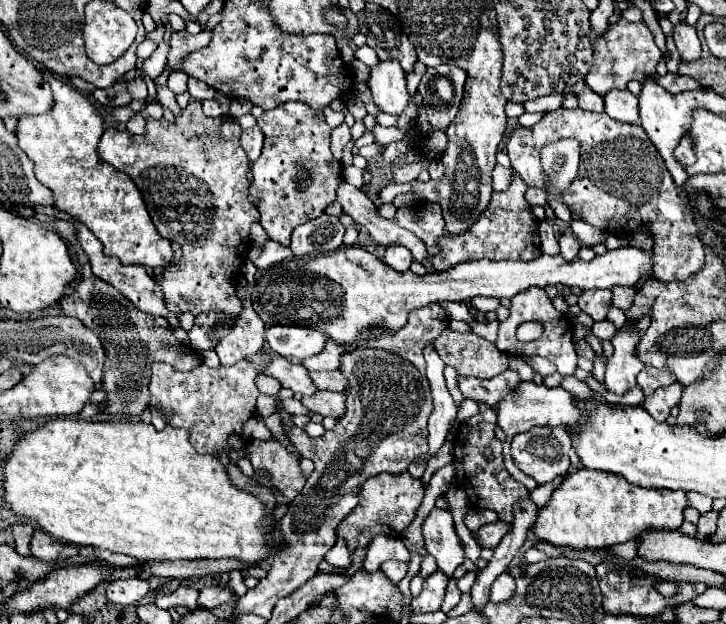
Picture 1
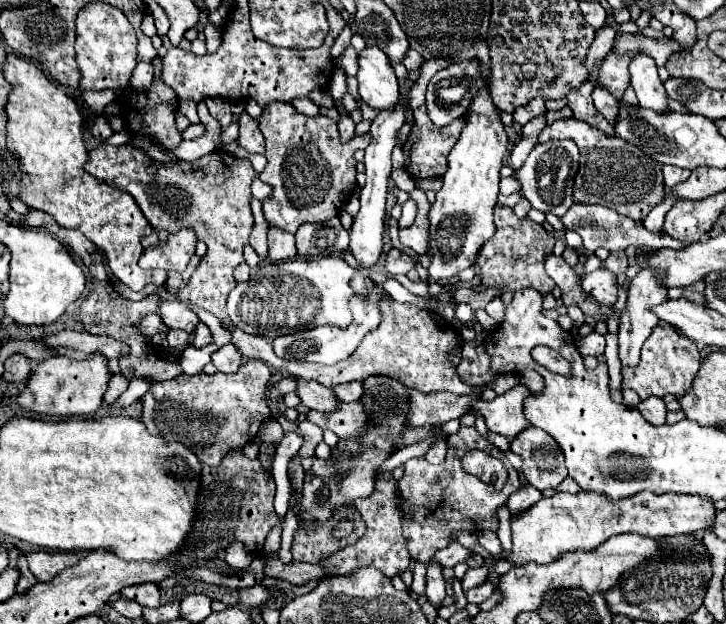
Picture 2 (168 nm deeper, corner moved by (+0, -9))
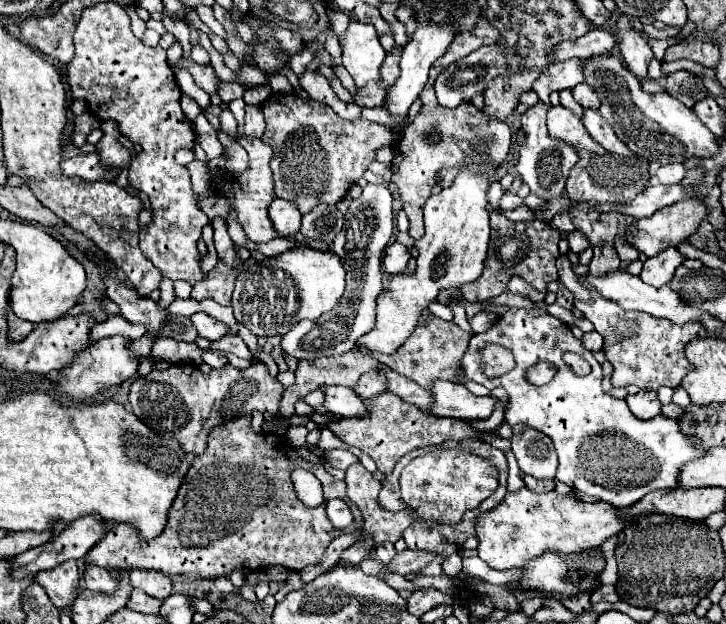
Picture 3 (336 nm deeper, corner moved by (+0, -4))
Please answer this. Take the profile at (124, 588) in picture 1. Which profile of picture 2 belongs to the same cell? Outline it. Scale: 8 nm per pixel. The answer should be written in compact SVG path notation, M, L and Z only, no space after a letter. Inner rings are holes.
M141 583L141 585L129 585L121 591L123 597L137 601L145 607L159 607L161 605L161 593L157 583Z

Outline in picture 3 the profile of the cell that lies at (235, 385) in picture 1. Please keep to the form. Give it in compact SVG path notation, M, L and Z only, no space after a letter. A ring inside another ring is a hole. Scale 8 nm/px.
M251 362L251 366L245 370L225 366L211 370L209 374L201 372L193 364L175 364L163 372L153 370L145 378L137 378L131 384L129 402L133 414L153 428L153 432L173 436L185 448L185 452L203 454L207 450L209 432L233 418L253 414L255 410L261 414L271 412L277 418L281 396L281 384L269 374L263 362Z

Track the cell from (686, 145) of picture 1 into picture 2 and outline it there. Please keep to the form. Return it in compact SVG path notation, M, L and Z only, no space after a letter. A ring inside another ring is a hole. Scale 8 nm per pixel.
M663 165L663 181L665 181L665 187L673 187L677 183L683 183L683 181L687 181L689 175L691 175L691 171L687 171L687 169L673 167L673 165Z

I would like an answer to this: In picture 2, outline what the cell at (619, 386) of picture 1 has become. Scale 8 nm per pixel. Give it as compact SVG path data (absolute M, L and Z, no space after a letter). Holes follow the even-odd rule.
M641 269L637 273L637 277L631 281L627 307L625 307L625 311L621 315L621 323L619 323L619 359L623 365L635 367L639 363L639 351L641 351L643 343L647 341L647 337L651 335L653 327L659 323L659 319L651 313L651 307L665 299L667 299L667 289L665 289L665 285L661 285L661 279L657 279L657 273L653 273L653 269Z

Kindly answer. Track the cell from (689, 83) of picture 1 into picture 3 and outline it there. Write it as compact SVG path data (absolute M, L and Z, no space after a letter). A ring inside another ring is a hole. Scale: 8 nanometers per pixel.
M679 70L675 74L669 74L665 78L665 90L673 98L681 100L687 108L693 108L697 100L707 98L707 88L703 86L703 80L699 76L689 74L687 70Z

